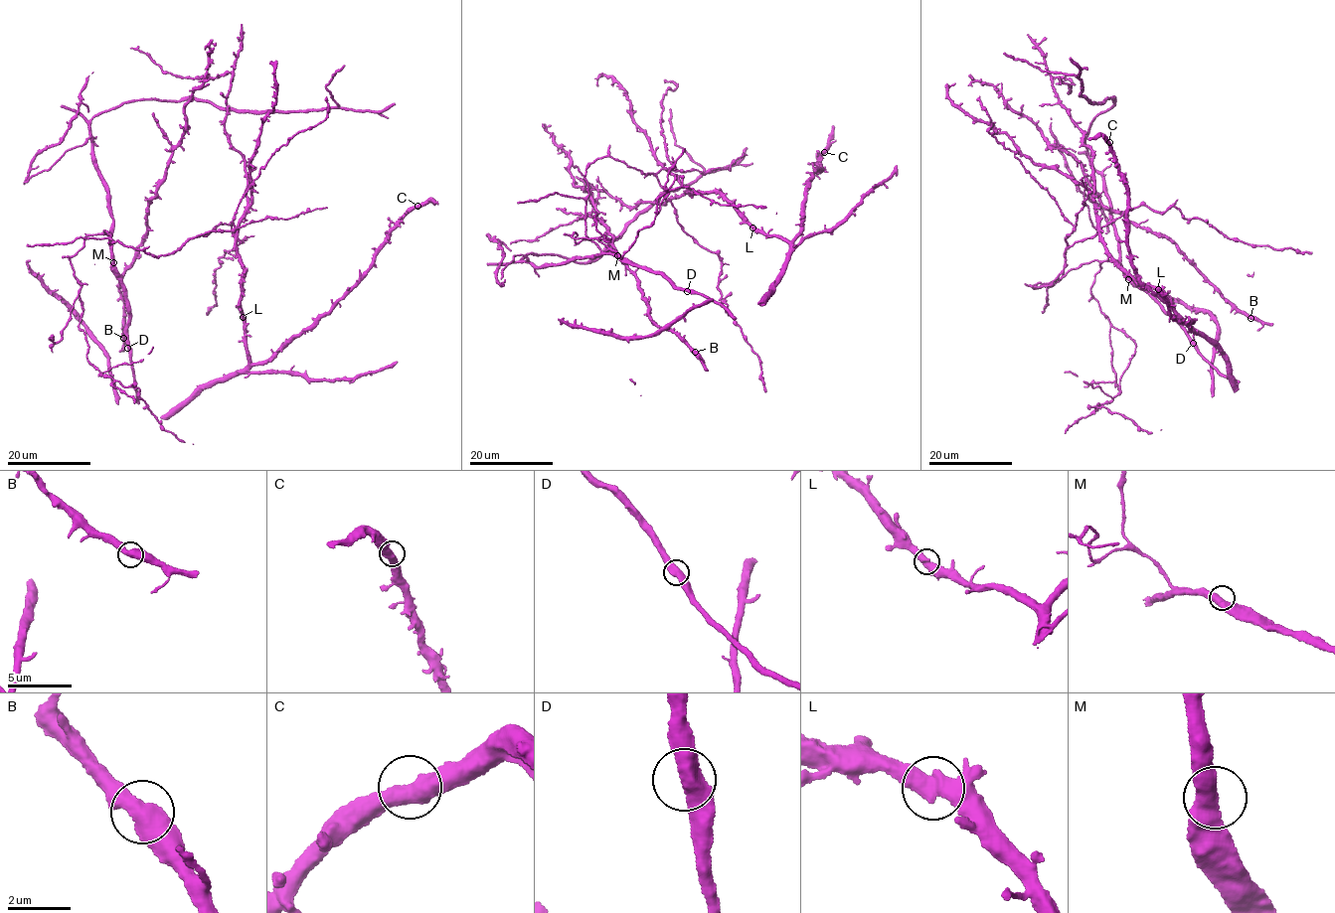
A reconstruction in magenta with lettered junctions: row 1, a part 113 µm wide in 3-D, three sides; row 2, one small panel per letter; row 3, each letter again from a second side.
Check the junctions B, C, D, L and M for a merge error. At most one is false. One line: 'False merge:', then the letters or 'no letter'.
False merge: no letter

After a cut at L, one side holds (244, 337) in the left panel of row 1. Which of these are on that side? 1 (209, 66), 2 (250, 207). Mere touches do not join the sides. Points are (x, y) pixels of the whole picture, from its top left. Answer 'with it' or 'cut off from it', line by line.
1: with it
2: cut off from it

